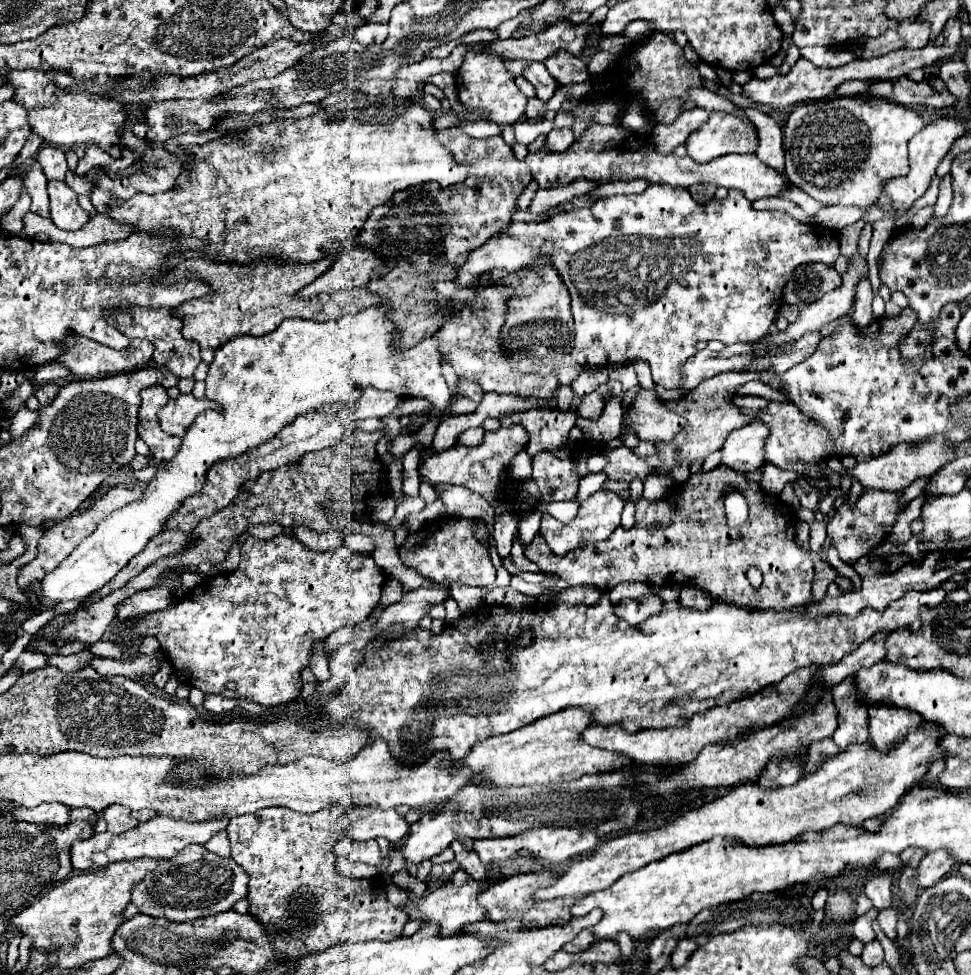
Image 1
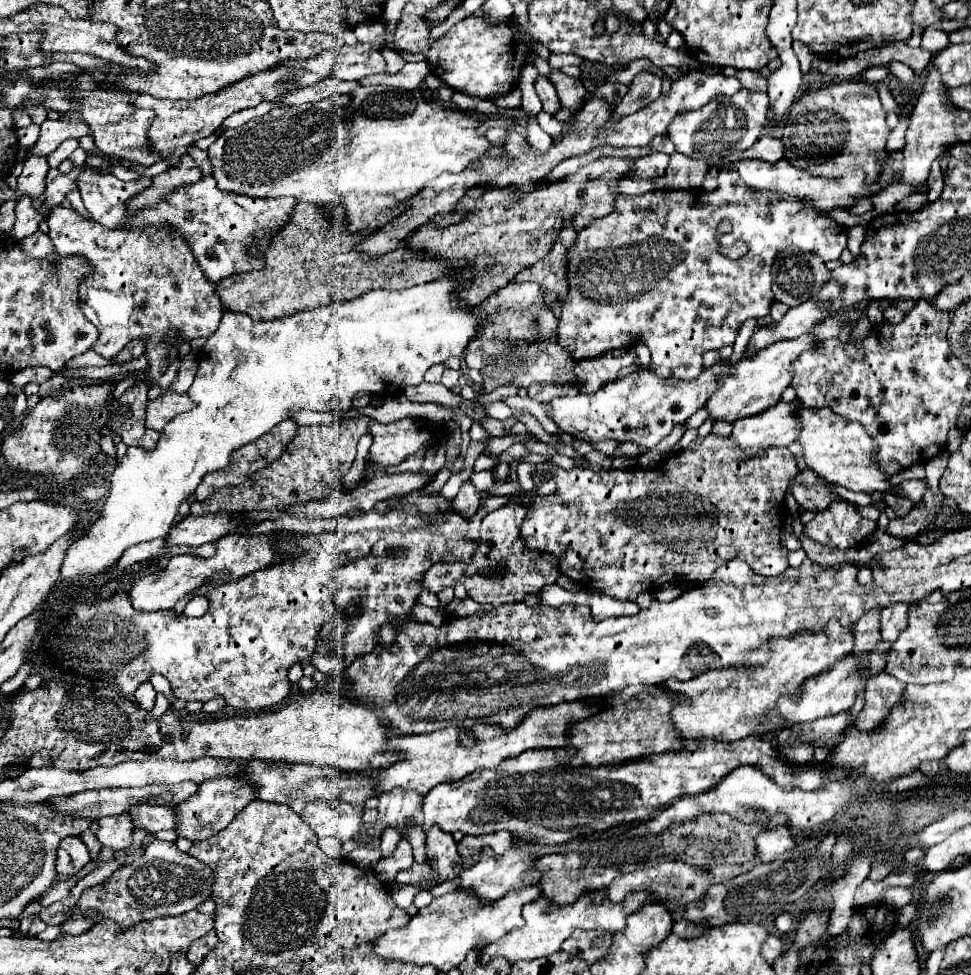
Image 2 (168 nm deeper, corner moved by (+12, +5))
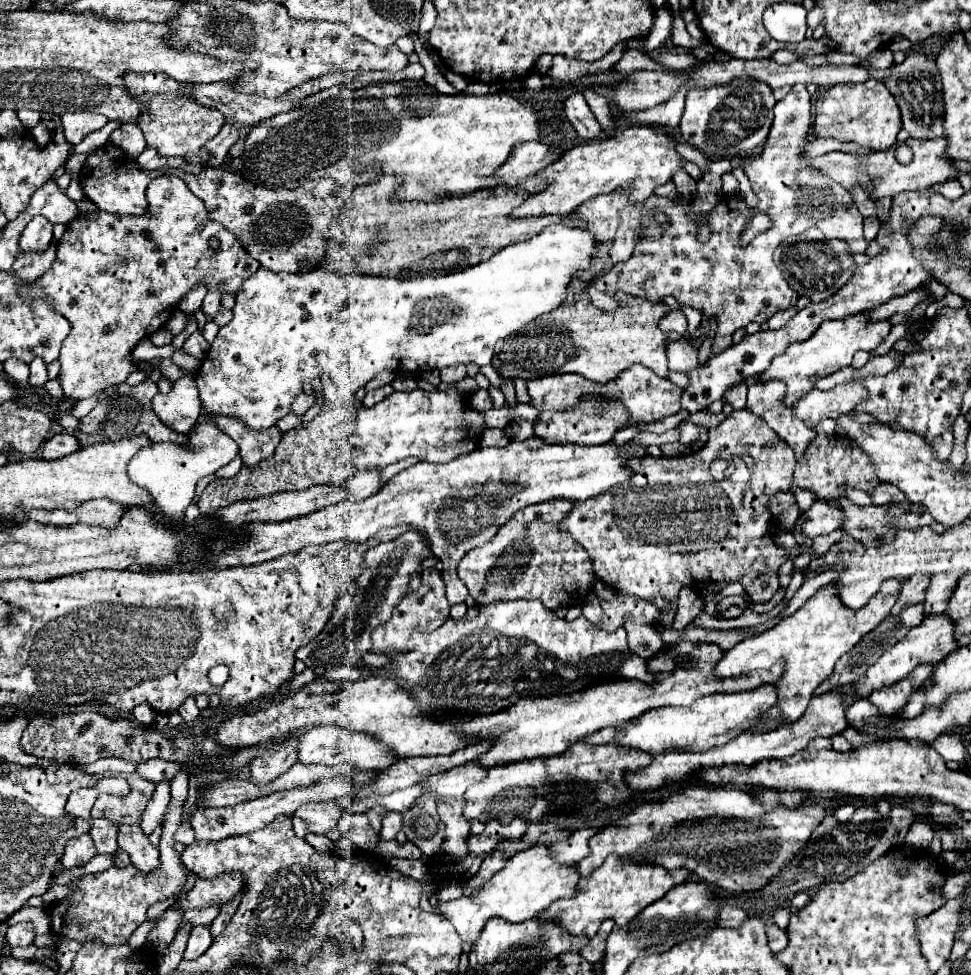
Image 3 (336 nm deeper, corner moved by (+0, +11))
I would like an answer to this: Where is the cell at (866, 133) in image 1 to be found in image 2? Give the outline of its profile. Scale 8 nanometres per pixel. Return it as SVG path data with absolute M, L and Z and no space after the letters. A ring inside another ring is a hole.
M842 81L836 85L810 91L800 97L782 123L782 141L786 149L808 147L836 147L848 155L848 167L864 167L868 181L876 181L886 161L886 111L880 103L878 91L866 81ZM866 93L866 95L860 95Z

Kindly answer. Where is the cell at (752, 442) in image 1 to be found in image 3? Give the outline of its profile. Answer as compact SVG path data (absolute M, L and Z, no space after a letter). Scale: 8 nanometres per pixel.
M844 383L830 391L812 389L804 393L790 409L794 417L804 421L806 425L816 427L826 417L836 419L840 413L850 413L862 395L864 387L856 383Z

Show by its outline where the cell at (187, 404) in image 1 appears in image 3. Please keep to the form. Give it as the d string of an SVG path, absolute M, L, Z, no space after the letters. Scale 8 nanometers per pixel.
M186 375L172 383L172 391L168 395L158 393L152 399L152 409L166 427L178 433L188 433L188 429L192 429L202 411L198 395L200 393L194 377Z

